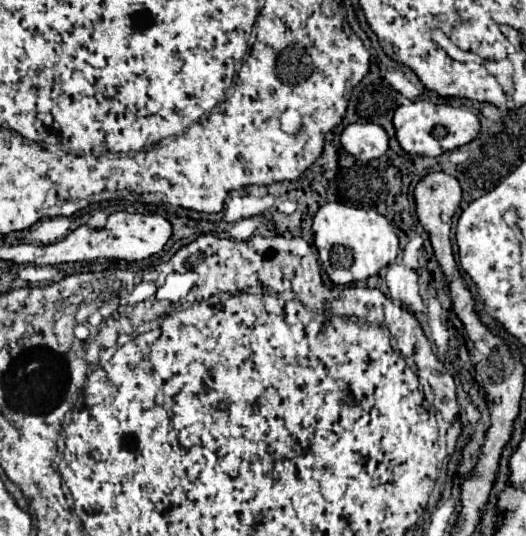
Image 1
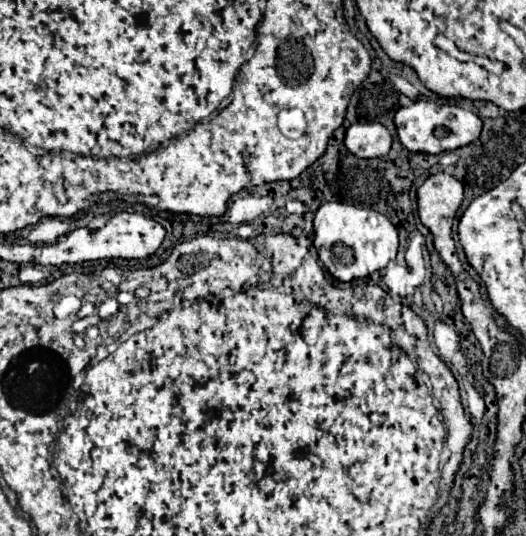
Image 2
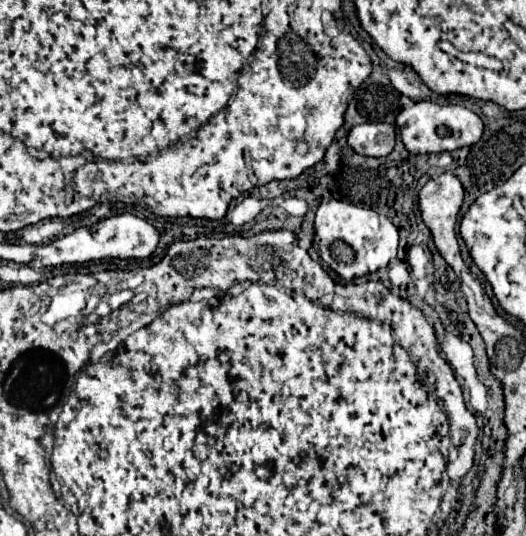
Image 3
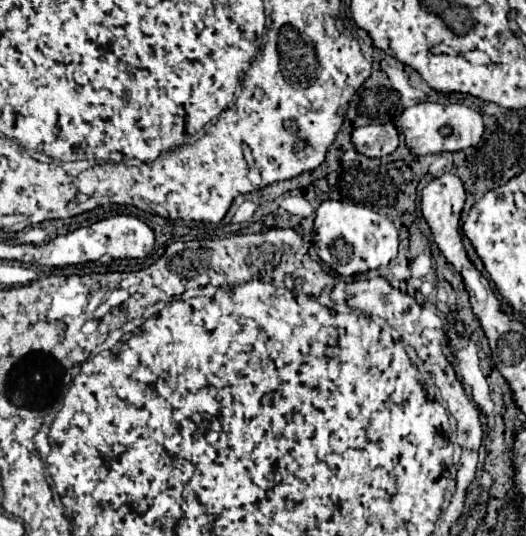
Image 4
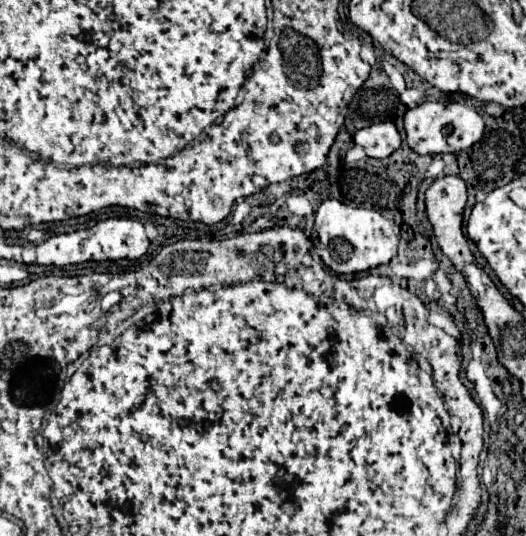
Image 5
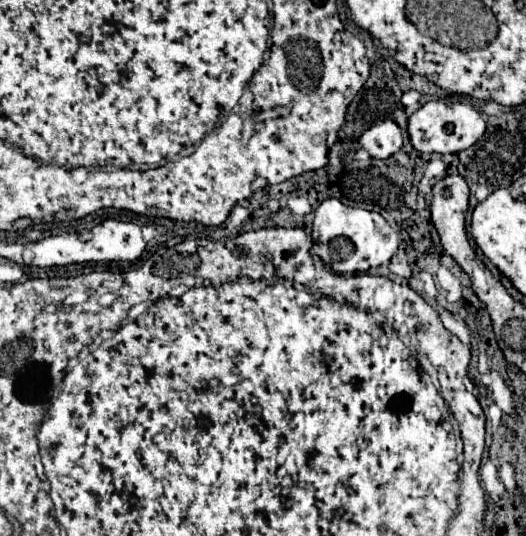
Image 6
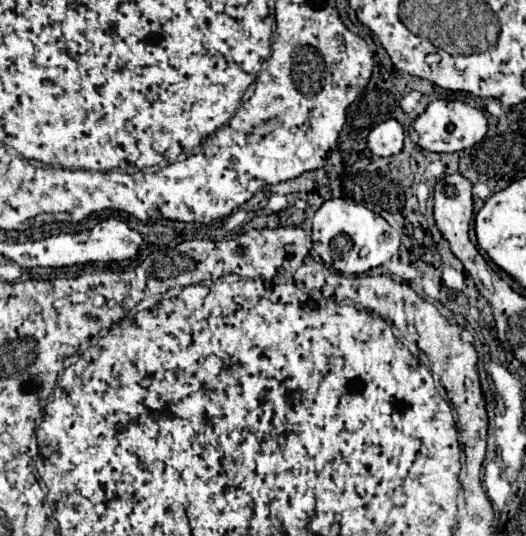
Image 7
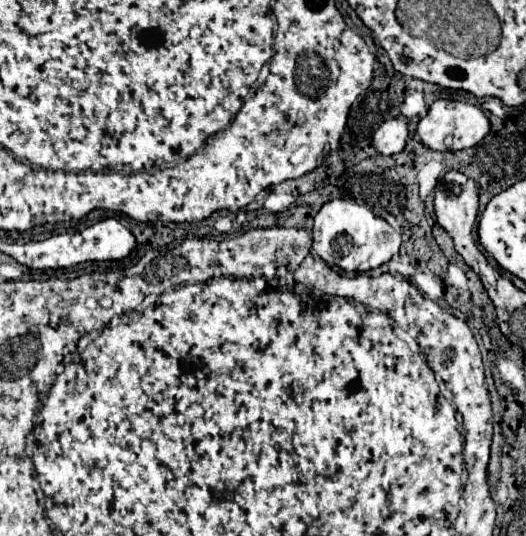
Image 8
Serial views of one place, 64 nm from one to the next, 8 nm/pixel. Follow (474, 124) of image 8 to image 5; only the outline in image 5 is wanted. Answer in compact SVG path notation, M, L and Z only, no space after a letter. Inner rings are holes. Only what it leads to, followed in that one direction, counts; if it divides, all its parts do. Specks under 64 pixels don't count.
M424 102L404 114L404 130L406 142L416 154L444 154L444 152L460 152L476 144L484 134L484 120L474 108L466 104Z

